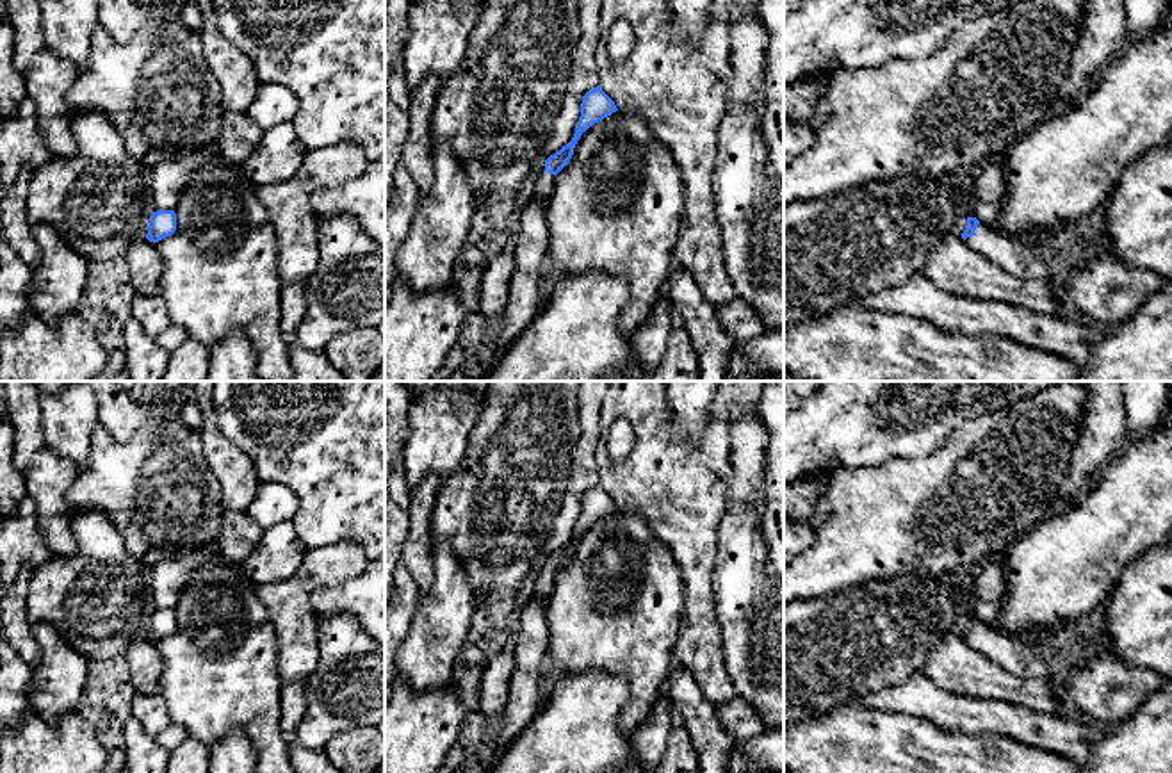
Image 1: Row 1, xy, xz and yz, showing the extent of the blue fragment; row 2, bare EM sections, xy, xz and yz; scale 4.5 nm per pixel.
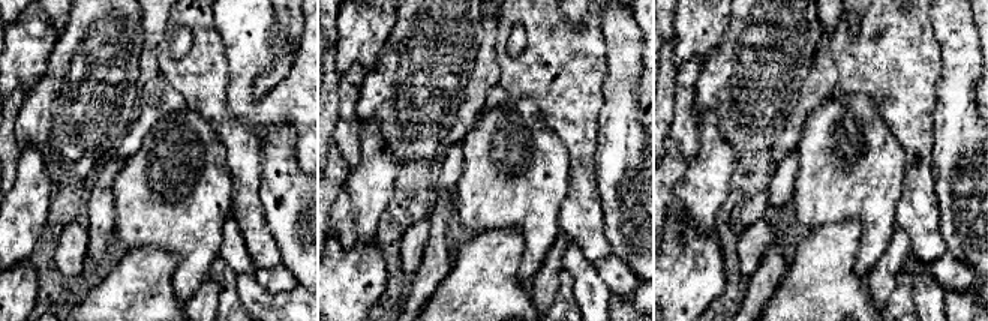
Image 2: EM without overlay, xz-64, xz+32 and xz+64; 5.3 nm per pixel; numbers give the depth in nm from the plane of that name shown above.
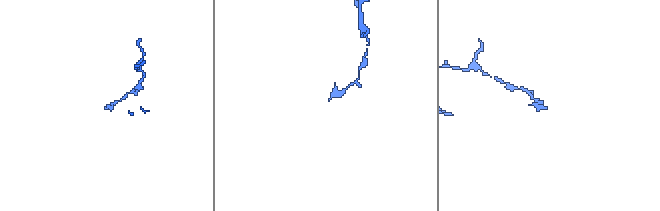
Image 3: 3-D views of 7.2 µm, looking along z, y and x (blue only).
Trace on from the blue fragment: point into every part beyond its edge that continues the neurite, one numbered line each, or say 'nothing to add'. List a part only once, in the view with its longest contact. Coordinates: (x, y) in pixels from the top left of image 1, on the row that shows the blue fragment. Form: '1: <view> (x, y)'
1: yz (1012, 255)

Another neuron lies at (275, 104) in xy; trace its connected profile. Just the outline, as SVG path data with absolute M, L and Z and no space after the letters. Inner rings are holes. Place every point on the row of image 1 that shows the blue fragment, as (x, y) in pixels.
M260 84L255 102L246 110L249 119L258 125L264 132L280 123L292 121L296 112L296 94L278 84Z

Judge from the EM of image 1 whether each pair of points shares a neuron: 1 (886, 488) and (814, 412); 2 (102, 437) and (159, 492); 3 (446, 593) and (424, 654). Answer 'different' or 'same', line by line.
1: different
2: same
3: same

